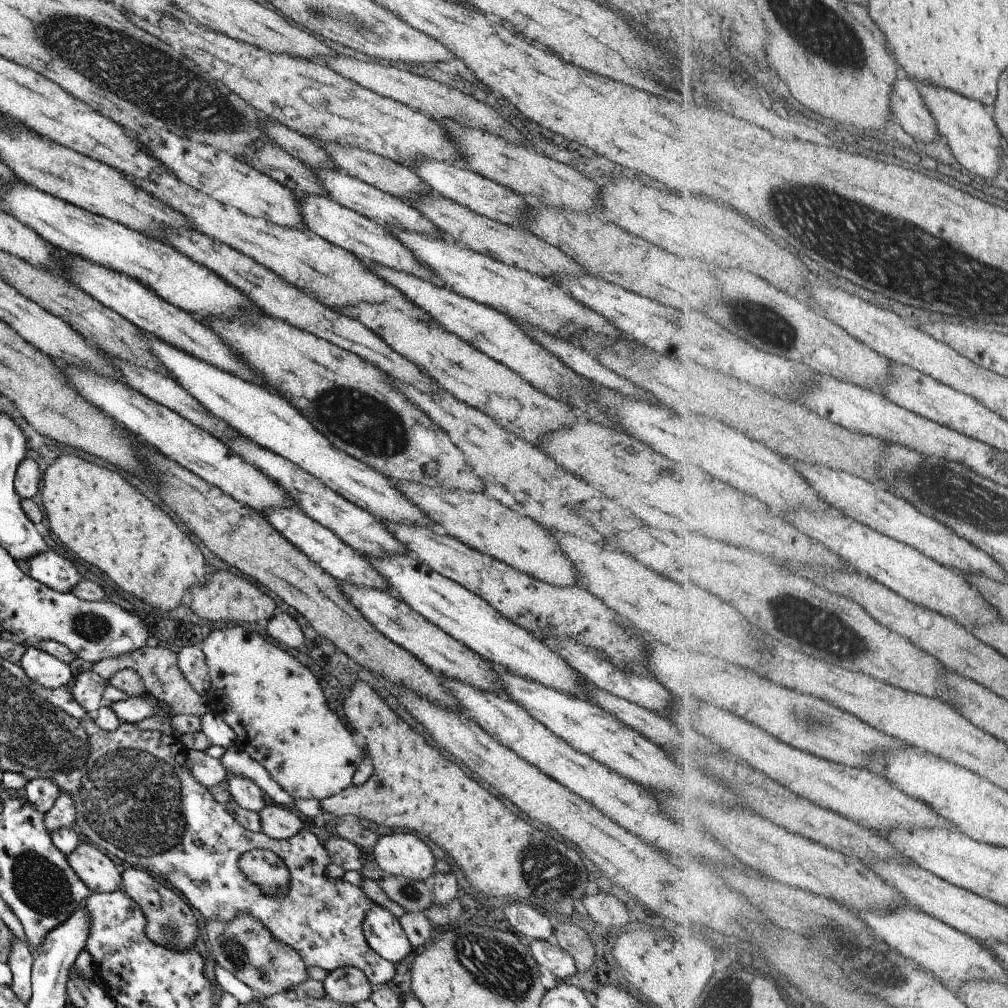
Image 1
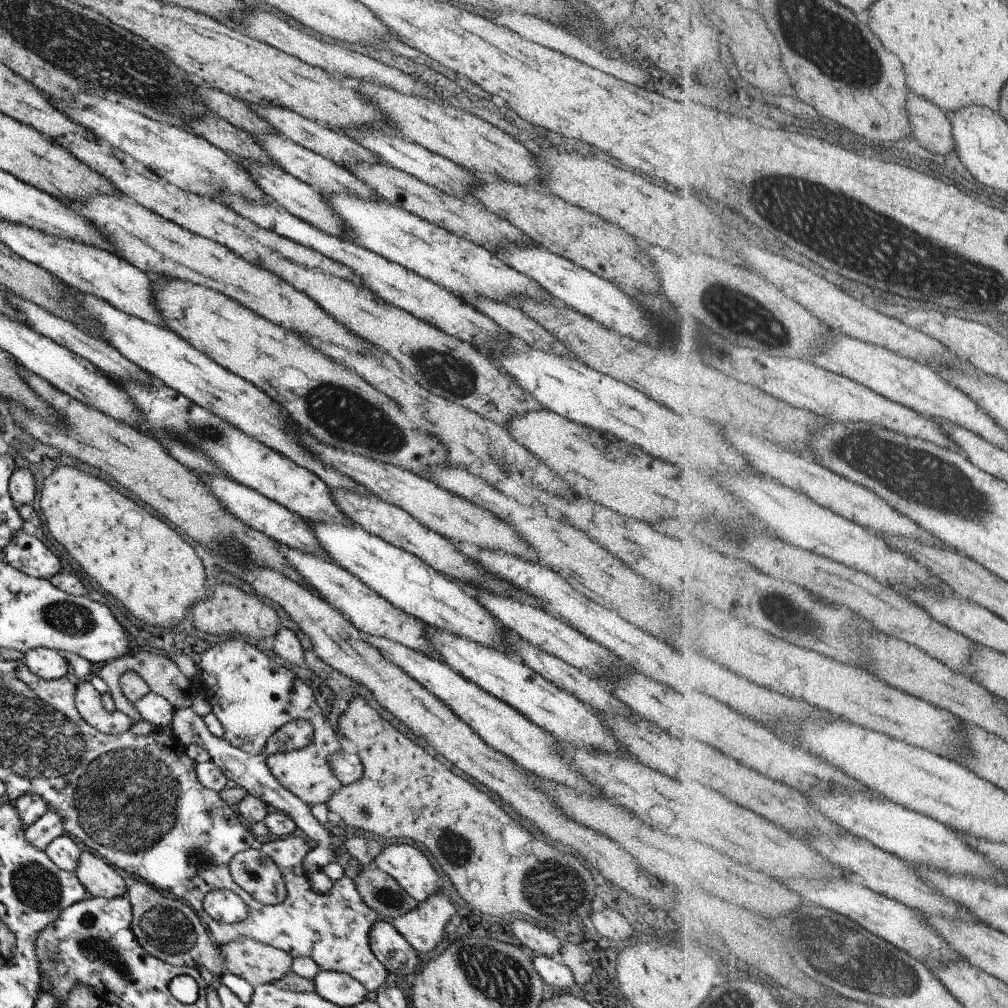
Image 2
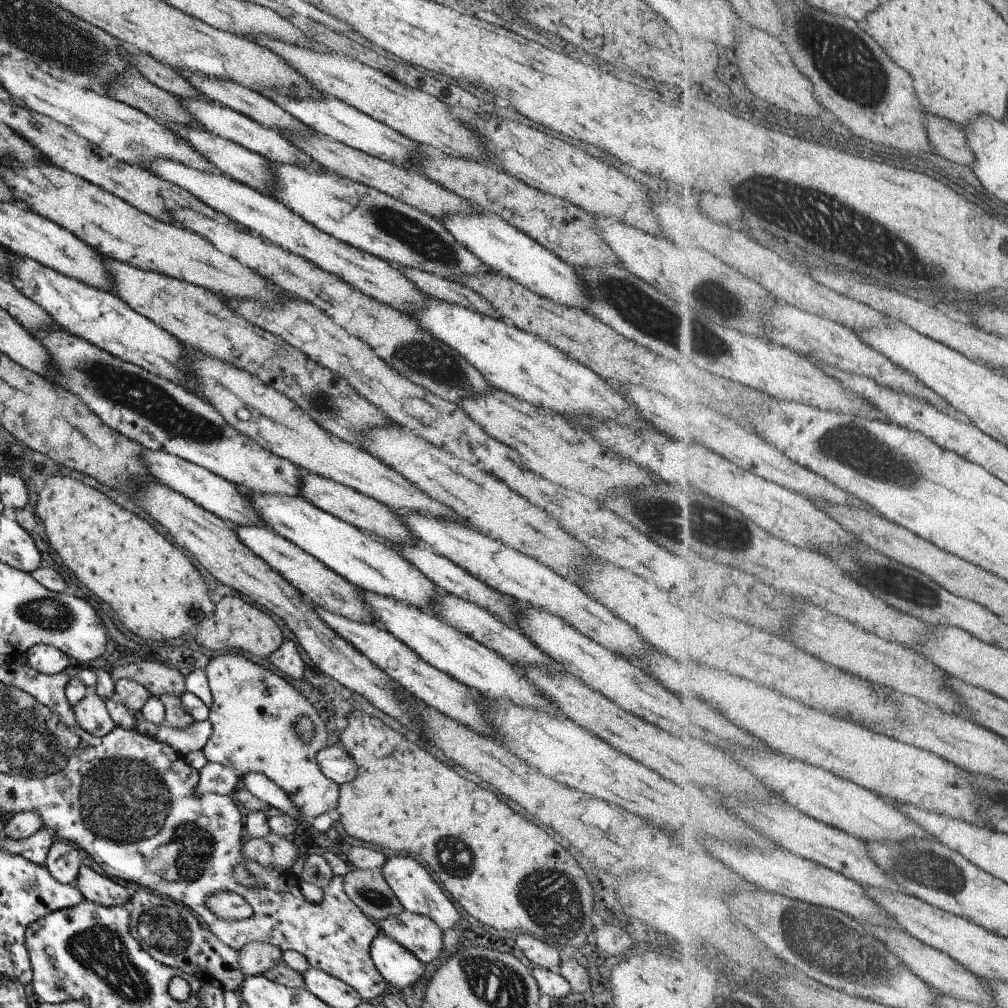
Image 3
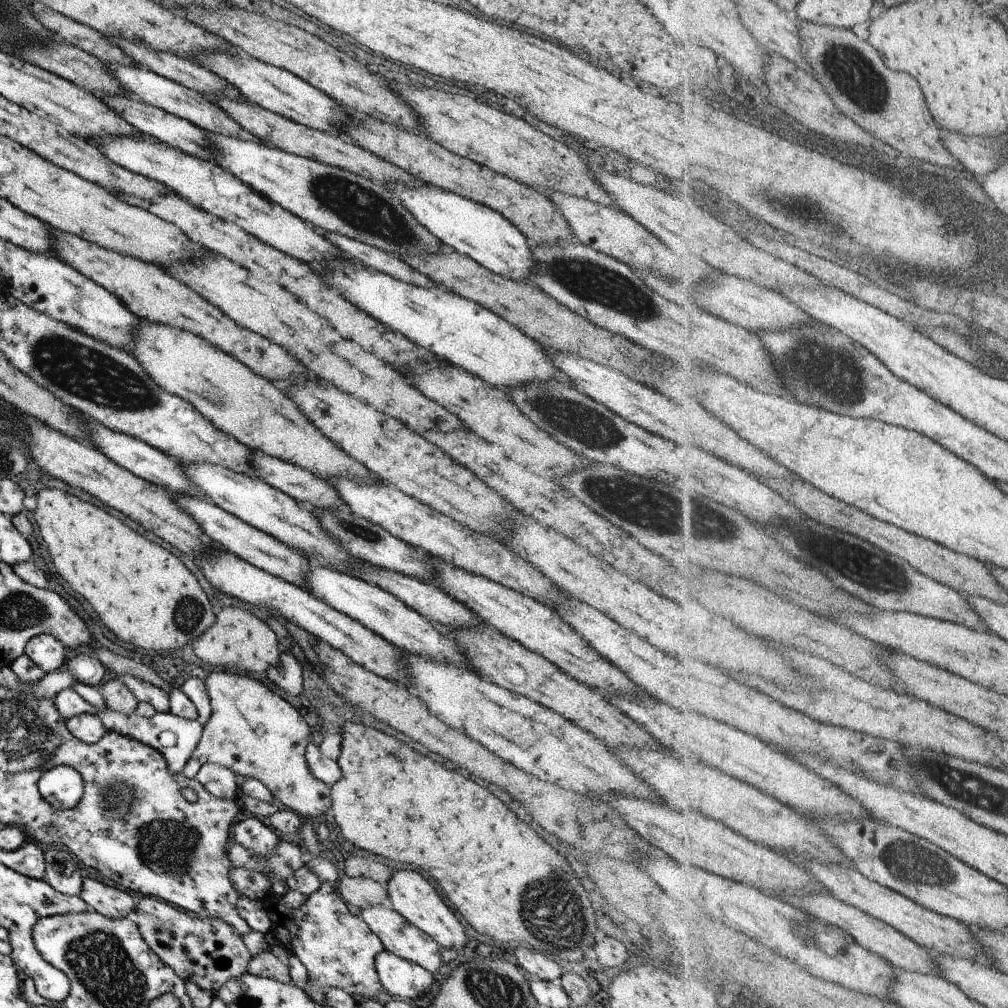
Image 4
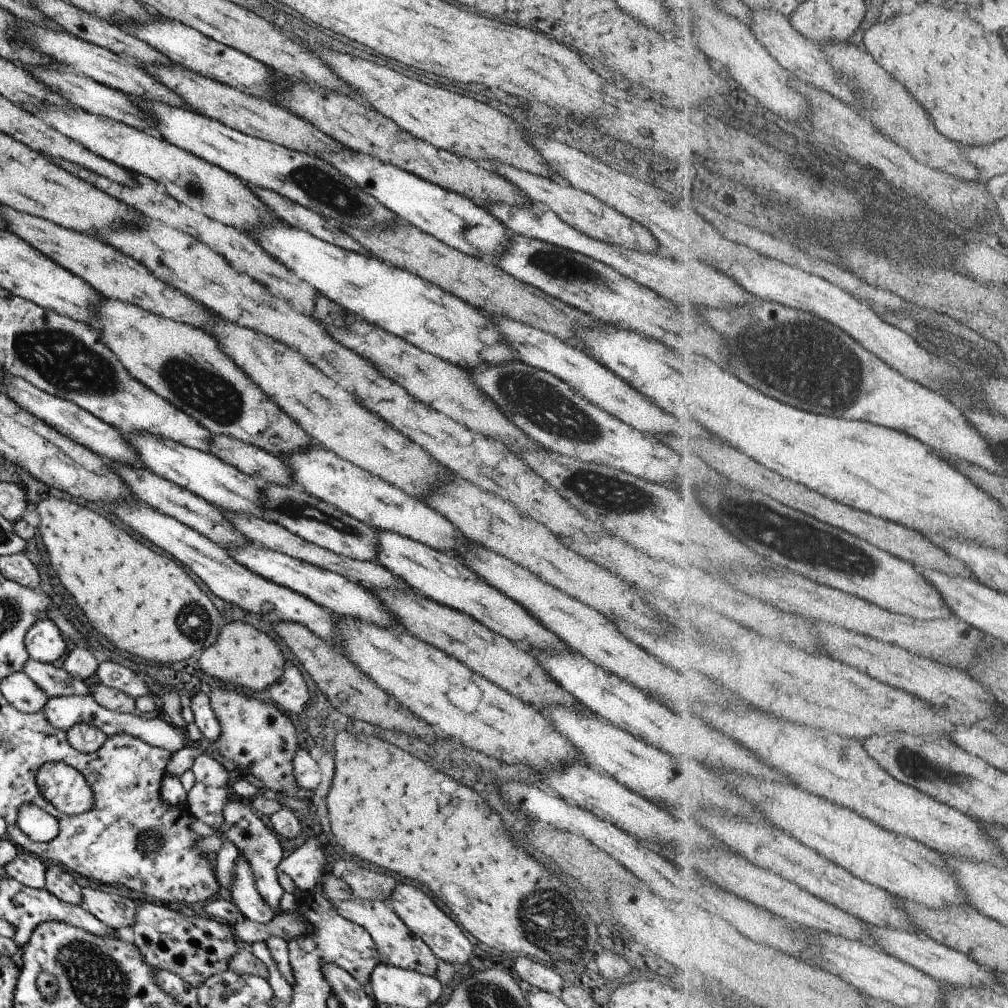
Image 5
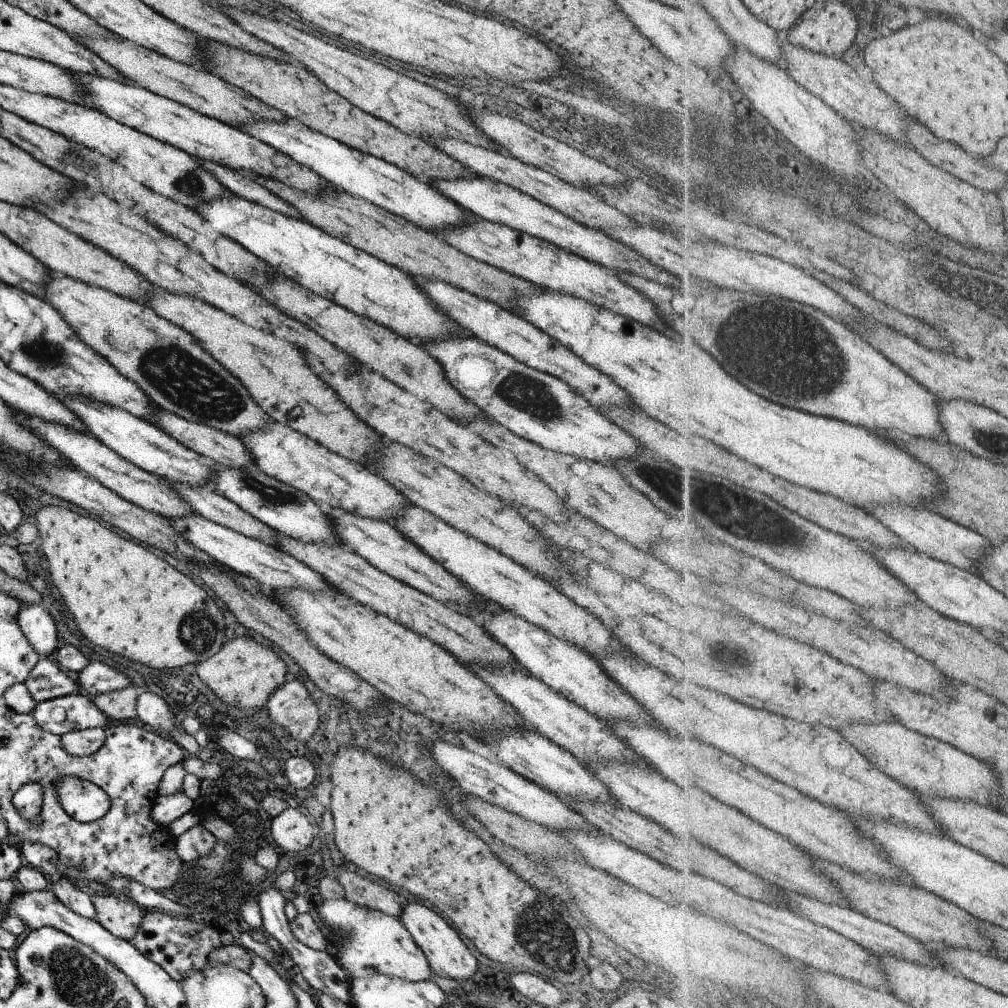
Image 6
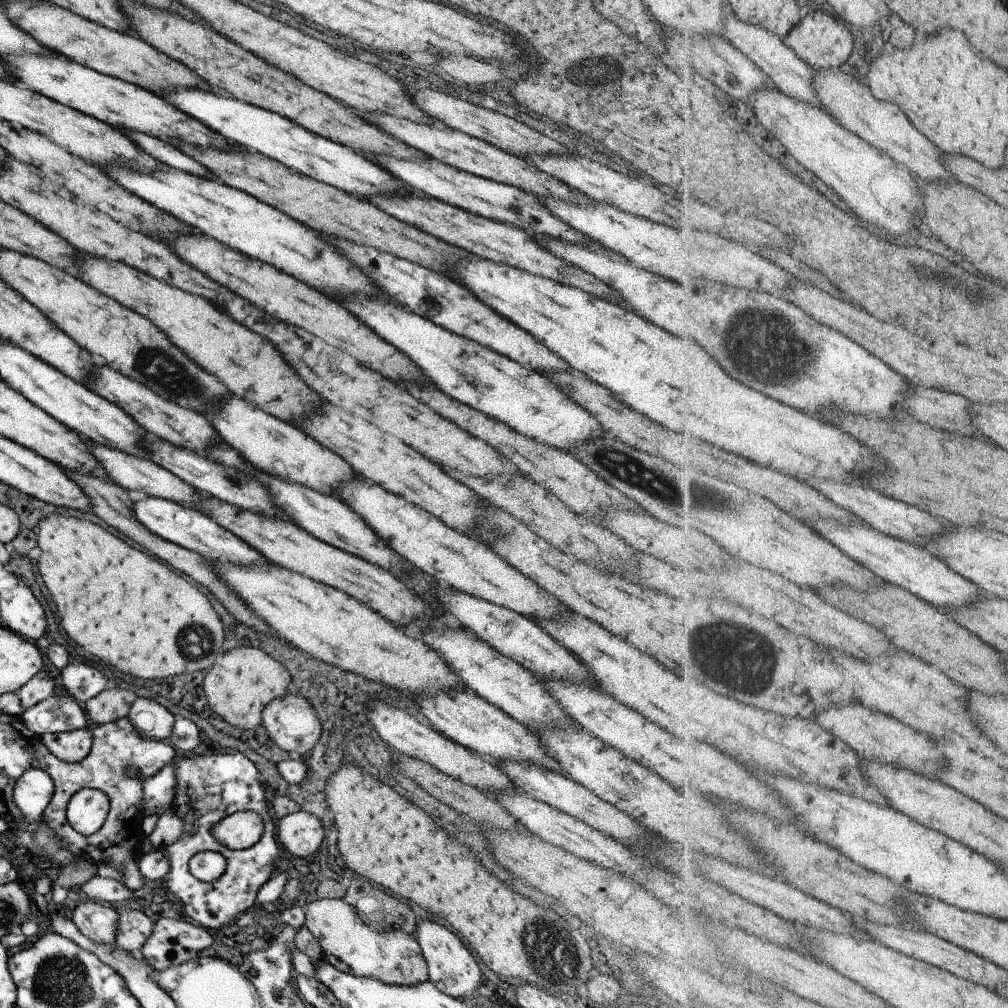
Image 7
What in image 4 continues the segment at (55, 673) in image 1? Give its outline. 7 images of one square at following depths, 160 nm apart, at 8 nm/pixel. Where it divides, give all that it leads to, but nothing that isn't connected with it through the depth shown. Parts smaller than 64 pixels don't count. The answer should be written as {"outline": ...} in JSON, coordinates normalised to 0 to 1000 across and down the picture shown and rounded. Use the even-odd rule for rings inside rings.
{"outline":[[[36,630],[24,642],[24,649],[41,663],[45,670],[58,667],[63,662],[64,643],[50,630]]]}

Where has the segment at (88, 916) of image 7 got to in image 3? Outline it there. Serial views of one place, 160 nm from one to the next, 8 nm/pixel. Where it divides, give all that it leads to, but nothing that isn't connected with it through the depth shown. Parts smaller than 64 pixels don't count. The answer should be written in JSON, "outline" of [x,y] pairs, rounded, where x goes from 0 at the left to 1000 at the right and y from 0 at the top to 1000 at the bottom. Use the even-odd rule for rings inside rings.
{"outline":[[[56,832],[48,842],[44,859],[57,875],[74,879],[80,853],[81,846],[72,838]]]}

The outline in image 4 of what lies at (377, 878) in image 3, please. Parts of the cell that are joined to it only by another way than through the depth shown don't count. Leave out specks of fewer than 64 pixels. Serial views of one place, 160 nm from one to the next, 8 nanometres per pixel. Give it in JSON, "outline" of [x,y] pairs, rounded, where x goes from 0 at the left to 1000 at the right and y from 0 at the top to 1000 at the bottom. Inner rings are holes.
{"outline":[[[338,869],[332,879],[337,891],[351,905],[378,898],[383,890],[382,880],[364,871]]]}

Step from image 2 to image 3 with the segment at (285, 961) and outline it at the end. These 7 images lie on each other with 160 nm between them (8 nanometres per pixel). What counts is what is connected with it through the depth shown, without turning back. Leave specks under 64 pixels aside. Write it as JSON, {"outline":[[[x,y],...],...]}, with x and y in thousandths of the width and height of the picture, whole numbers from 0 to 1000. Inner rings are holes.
{"outline":[[[247,935],[235,943],[241,969],[259,967],[279,953],[279,942],[266,936]]]}

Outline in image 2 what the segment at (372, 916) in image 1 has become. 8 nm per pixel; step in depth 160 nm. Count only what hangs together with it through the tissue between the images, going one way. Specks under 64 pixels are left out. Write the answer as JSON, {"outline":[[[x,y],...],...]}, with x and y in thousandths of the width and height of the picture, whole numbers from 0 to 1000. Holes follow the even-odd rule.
{"outline":[[[375,912],[366,921],[364,936],[372,952],[386,966],[404,968],[417,959],[415,946],[398,931],[387,914]]]}

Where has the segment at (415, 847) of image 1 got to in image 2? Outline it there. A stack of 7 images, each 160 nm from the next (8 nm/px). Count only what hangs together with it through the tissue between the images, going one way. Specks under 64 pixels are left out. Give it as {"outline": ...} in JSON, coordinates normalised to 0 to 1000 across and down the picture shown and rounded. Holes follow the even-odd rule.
{"outline":[[[382,839],[372,851],[371,860],[388,869],[396,877],[396,881],[412,895],[420,895],[437,884],[436,869],[412,839]]]}

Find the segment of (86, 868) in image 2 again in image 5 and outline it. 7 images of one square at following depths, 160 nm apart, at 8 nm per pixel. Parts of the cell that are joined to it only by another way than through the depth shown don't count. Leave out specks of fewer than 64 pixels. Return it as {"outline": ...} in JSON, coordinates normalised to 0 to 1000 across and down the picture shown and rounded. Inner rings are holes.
{"outline":[[[80,880],[80,897],[98,915],[107,919],[108,923],[116,923],[120,919],[131,919],[136,895],[114,885],[101,885],[94,881]]]}

